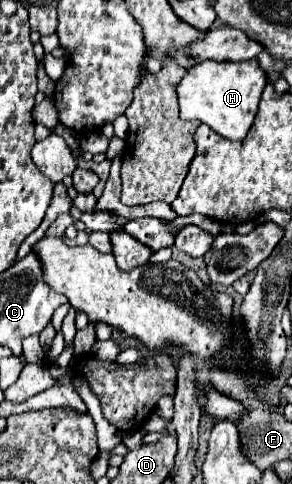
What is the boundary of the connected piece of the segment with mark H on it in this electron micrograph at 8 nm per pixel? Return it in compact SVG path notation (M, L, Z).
M256 60L248 62L200 62L188 70L178 82L176 94L182 120L200 120L230 140L242 140L258 112L258 102L264 86L268 84L264 70Z

